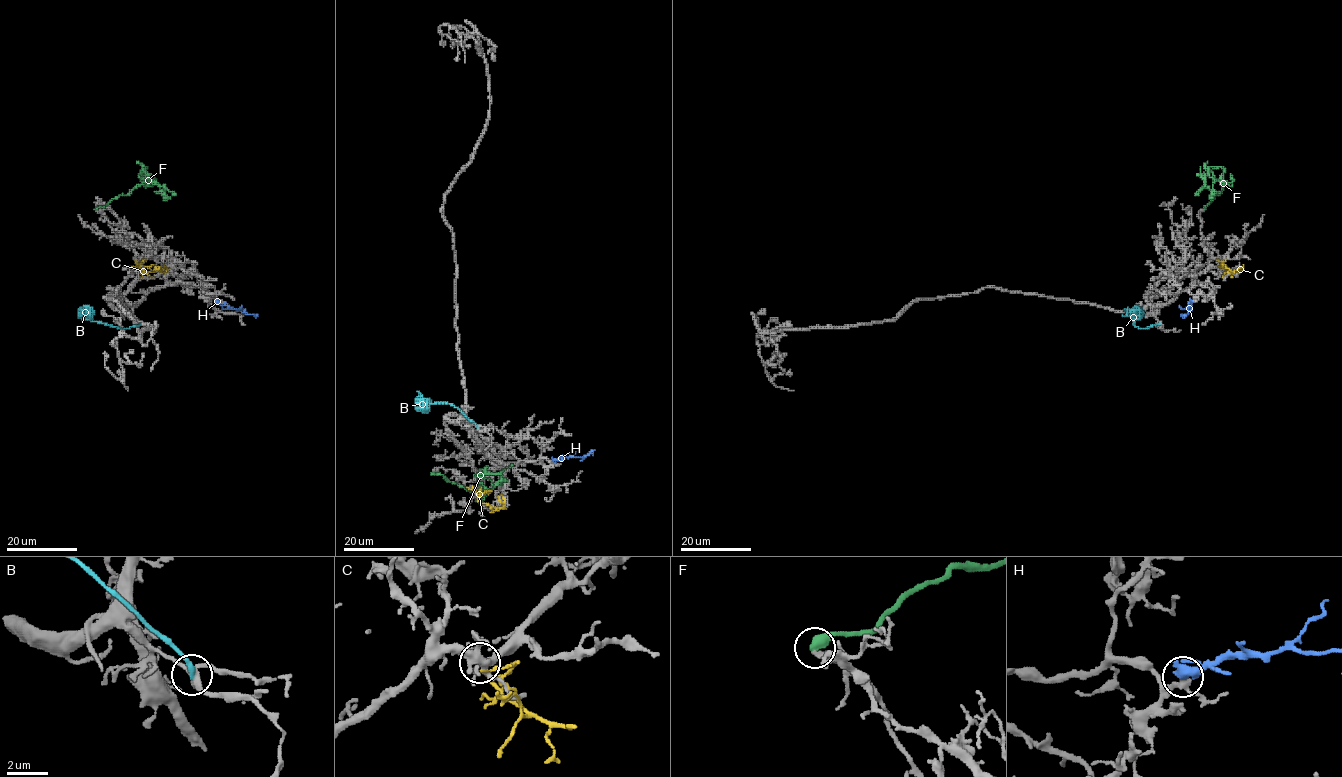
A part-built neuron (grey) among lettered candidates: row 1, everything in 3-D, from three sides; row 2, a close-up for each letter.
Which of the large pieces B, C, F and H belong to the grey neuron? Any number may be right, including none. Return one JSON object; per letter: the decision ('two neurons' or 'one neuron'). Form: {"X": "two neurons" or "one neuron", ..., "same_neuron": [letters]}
{"B": "two neurons", "C": "two neurons", "F": "two neurons", "H": "one neuron", "same_neuron": ["H"]}

